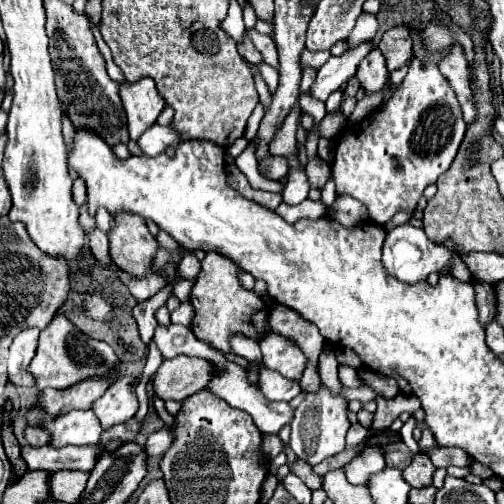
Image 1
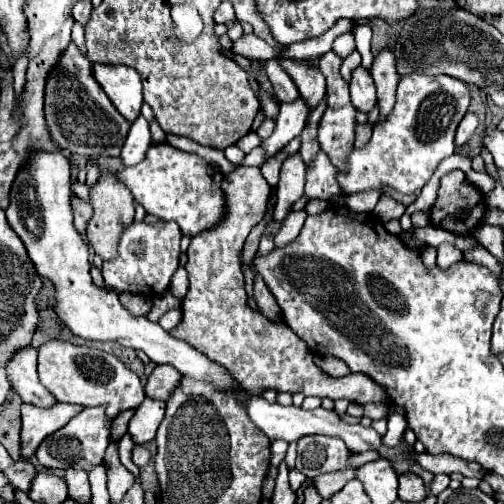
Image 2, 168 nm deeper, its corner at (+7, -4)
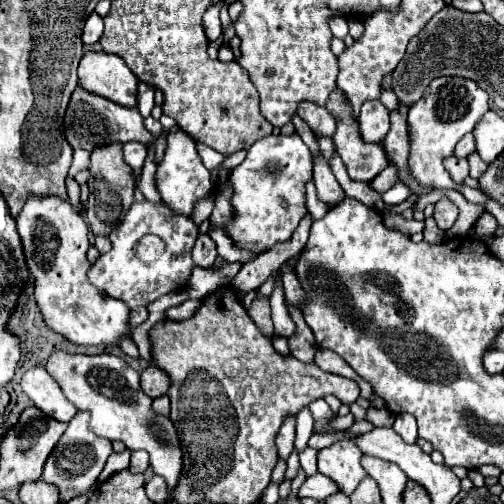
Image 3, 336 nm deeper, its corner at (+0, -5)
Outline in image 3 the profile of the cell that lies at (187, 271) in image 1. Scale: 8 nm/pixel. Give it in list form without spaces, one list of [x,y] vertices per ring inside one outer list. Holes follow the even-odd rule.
[[[199,234],[192,249],[192,259],[196,266],[210,268],[217,257],[215,242],[208,234]]]

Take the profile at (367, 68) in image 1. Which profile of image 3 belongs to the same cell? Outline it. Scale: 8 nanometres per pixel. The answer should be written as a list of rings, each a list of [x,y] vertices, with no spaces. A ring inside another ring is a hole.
[[[380,100],[364,102],[358,126],[360,126],[360,136],[364,136],[368,144],[380,144],[390,128],[390,112]]]

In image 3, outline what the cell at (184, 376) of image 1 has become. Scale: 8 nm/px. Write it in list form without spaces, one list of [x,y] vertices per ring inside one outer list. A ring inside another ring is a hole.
[[[148,366],[146,370],[140,372],[140,388],[150,396],[150,398],[158,398],[164,396],[168,392],[170,380],[166,376],[166,372],[162,372],[156,366]]]

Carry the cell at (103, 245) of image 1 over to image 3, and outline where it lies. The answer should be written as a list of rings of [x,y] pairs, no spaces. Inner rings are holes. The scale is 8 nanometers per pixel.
[[[66,178],[66,188],[68,188],[68,196],[70,196],[70,204],[76,208],[78,202],[80,202],[80,186],[74,178]]]

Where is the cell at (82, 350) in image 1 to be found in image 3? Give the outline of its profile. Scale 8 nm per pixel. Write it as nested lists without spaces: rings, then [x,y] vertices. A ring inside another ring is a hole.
[[[54,352],[46,370],[78,410],[92,412],[92,432],[96,432],[96,436],[120,440],[130,450],[146,450],[150,454],[150,468],[166,480],[168,500],[172,500],[172,492],[182,474],[180,440],[170,418],[152,412],[152,398],[142,392],[138,372],[132,370],[124,358],[114,354],[72,356],[66,352]]]

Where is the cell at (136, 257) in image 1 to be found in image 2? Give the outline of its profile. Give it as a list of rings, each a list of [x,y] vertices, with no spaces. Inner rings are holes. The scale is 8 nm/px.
[[[105,173],[97,181],[97,185],[91,189],[91,205],[93,205],[93,211],[95,213],[93,213],[91,221],[89,221],[87,239],[89,239],[89,245],[93,247],[93,251],[103,261],[109,261],[109,259],[113,259],[113,255],[117,255],[117,243],[119,243],[121,231],[125,227],[129,227],[129,223],[133,221],[135,201],[133,201],[131,191],[123,183],[119,183],[113,173]]]

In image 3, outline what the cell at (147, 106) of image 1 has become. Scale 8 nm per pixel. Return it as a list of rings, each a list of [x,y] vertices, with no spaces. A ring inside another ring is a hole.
[[[86,52],[78,66],[78,86],[120,106],[136,106],[138,78],[120,60],[106,52]]]

